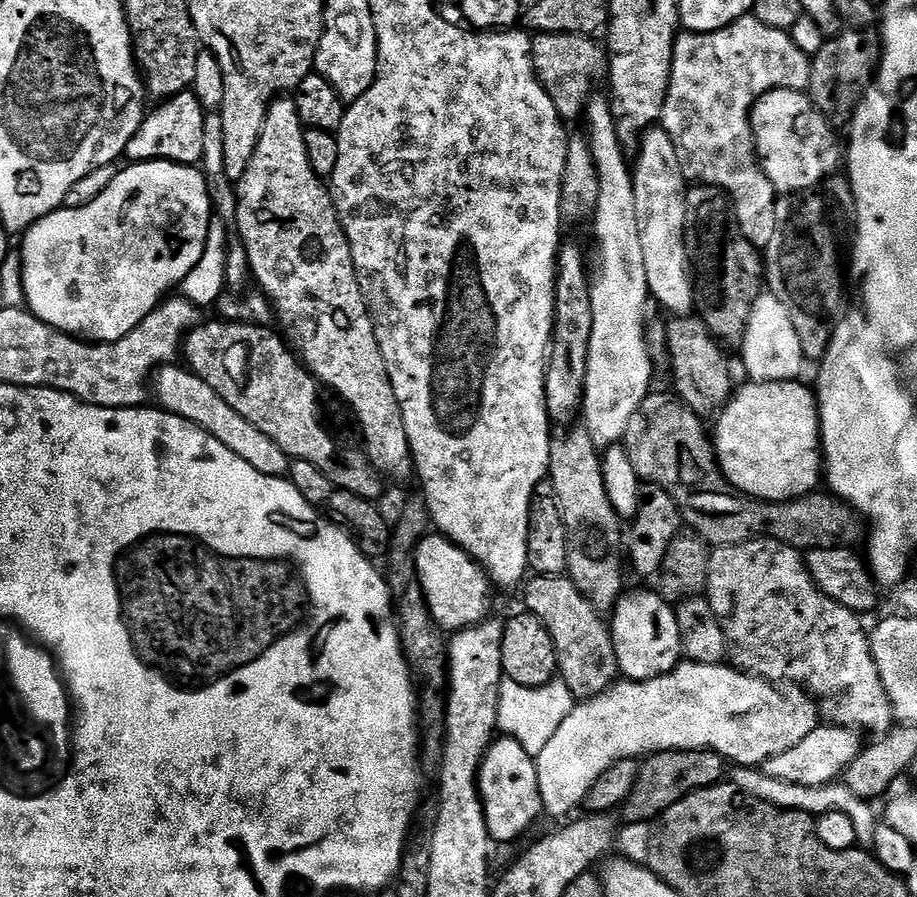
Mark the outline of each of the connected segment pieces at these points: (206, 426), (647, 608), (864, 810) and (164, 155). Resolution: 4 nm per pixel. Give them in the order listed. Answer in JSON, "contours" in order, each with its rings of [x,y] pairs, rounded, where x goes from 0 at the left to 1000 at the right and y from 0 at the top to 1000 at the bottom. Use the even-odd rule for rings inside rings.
{"contours":[[[[176,409],[168,419],[168,446],[170,441],[169,449],[178,458],[189,459],[192,464],[212,470],[217,477],[238,488],[238,493],[242,493],[246,502],[255,502],[255,506],[260,506],[264,515],[273,515],[273,520],[277,520],[281,528],[313,532],[316,511],[308,502],[308,497],[302,497],[294,488],[290,488],[290,484],[286,484],[286,479],[277,475],[277,470],[268,470],[268,466],[264,466],[260,457],[246,453],[246,448],[242,448],[242,444],[238,444],[238,439],[233,439],[233,435],[225,430],[225,426],[220,426],[220,421],[205,414],[204,409],[192,409]]],[[[703,658],[703,660],[689,660],[686,664],[677,663],[666,682],[667,725],[672,731],[675,753],[679,757],[718,756],[722,751],[735,747],[737,741],[743,739],[744,724],[736,683],[726,680],[724,670],[714,660]]],[[[803,854],[797,857],[797,861],[797,873],[802,874],[803,877],[815,887],[821,887],[824,892],[830,892],[836,896],[843,896],[850,901],[858,901],[860,905],[880,905],[882,907],[920,905],[921,909],[927,912],[927,916],[930,918],[930,921],[933,922],[935,938],[950,938],[951,925],[957,918],[956,906],[955,910],[951,906],[952,897],[948,895],[948,893],[931,890],[931,885],[927,885],[919,873],[908,872],[901,876],[879,878],[877,876],[866,876],[857,872],[848,872],[847,868],[834,864],[828,855],[814,856],[810,854]]],[[[208,101],[195,103],[182,111],[171,115],[171,120],[160,126],[150,140],[146,154],[135,167],[135,174],[144,181],[159,178],[184,178],[188,183],[217,184],[220,176],[220,145],[222,144],[224,122],[214,114]]]]}

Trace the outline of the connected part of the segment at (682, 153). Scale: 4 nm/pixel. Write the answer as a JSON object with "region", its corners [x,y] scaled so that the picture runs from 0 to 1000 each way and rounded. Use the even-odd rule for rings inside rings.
{"region":[[[819,16],[782,36],[747,35],[742,39],[733,46],[728,99],[724,101],[724,116],[720,119],[718,135],[735,186],[747,202],[756,201],[756,206],[771,207],[792,216],[806,262],[831,279],[840,270],[840,261],[844,256],[846,223],[843,207],[830,190],[818,159],[818,126],[828,107],[850,98],[876,99],[881,93],[883,65],[866,51],[859,36],[831,29],[831,25],[823,22]]]}

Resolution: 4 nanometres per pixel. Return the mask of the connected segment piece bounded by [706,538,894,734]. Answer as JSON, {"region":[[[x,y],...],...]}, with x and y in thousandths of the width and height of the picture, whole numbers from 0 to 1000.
{"region":[[[821,600],[809,604],[808,606],[792,606],[781,609],[775,612],[772,621],[772,638],[770,641],[770,672],[773,683],[779,688],[782,696],[785,697],[790,716],[792,719],[792,731],[796,737],[797,744],[815,749],[818,754],[828,754],[829,757],[839,760],[852,760],[856,758],[856,764],[871,765],[881,776],[889,778],[891,781],[899,780],[899,789],[896,785],[896,798],[899,796],[903,805],[908,808],[927,812],[935,817],[951,816],[950,818],[963,818],[974,810],[975,799],[973,788],[968,783],[968,776],[964,766],[960,763],[955,739],[951,736],[951,726],[947,719],[948,706],[942,705],[942,700],[938,697],[939,688],[935,683],[919,678],[914,671],[909,671],[903,664],[899,664],[891,657],[889,651],[881,644],[881,639],[875,628],[875,620],[869,612],[857,609],[847,602],[839,602],[836,600]]]}

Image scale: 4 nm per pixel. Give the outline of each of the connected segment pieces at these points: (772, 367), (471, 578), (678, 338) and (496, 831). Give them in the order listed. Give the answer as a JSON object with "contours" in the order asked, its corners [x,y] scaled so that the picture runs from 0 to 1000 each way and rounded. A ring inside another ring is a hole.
{"contours":[[[[831,328],[816,348],[816,362],[811,365],[811,382],[805,389],[811,400],[815,423],[820,426],[848,426],[866,424],[874,417],[872,409],[879,406],[877,391],[870,381],[870,372],[857,350],[857,341],[841,328]]],[[[466,595],[457,602],[451,614],[451,633],[454,629],[454,642],[458,660],[462,664],[463,676],[471,691],[489,707],[496,707],[503,700],[517,700],[520,695],[529,690],[528,681],[532,678],[532,656],[534,648],[526,637],[522,629],[510,616],[493,605],[486,598],[479,595]]],[[[733,355],[730,358],[728,406],[733,409],[736,440],[757,463],[764,466],[780,465],[800,433],[794,406],[790,402],[791,389],[776,378],[762,355]]],[[[553,823],[533,829],[528,851],[523,853],[521,884],[532,918],[533,933],[538,938],[563,935],[579,921],[586,905],[589,905],[589,882],[581,844],[576,843],[566,828]]]]}

